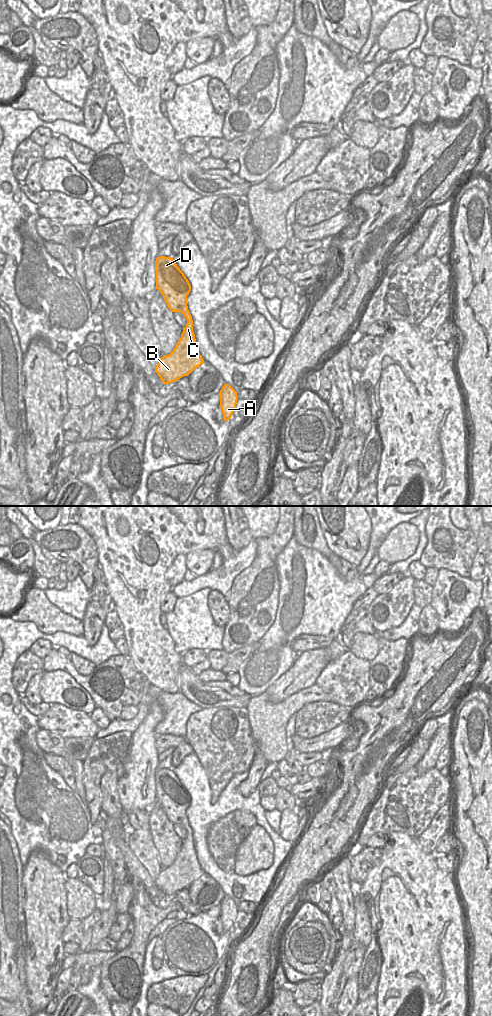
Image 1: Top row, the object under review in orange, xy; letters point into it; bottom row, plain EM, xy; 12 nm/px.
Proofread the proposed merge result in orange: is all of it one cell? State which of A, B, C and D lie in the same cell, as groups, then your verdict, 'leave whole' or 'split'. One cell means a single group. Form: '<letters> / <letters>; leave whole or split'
A B C D; leave whole

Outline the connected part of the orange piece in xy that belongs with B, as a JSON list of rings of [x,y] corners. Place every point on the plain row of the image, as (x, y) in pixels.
[[[160,768],[155,773],[156,783],[156,801],[158,801],[168,820],[172,824],[181,824],[187,832],[183,840],[180,852],[177,854],[174,862],[161,870],[155,878],[155,884],[164,896],[176,894],[184,888],[188,888],[195,880],[204,875],[202,868],[196,857],[195,846],[193,844],[193,832],[187,818],[187,808],[191,803],[191,797],[184,785],[177,778],[173,770]]]

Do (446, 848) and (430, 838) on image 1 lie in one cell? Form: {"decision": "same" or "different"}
{"decision": "different"}

